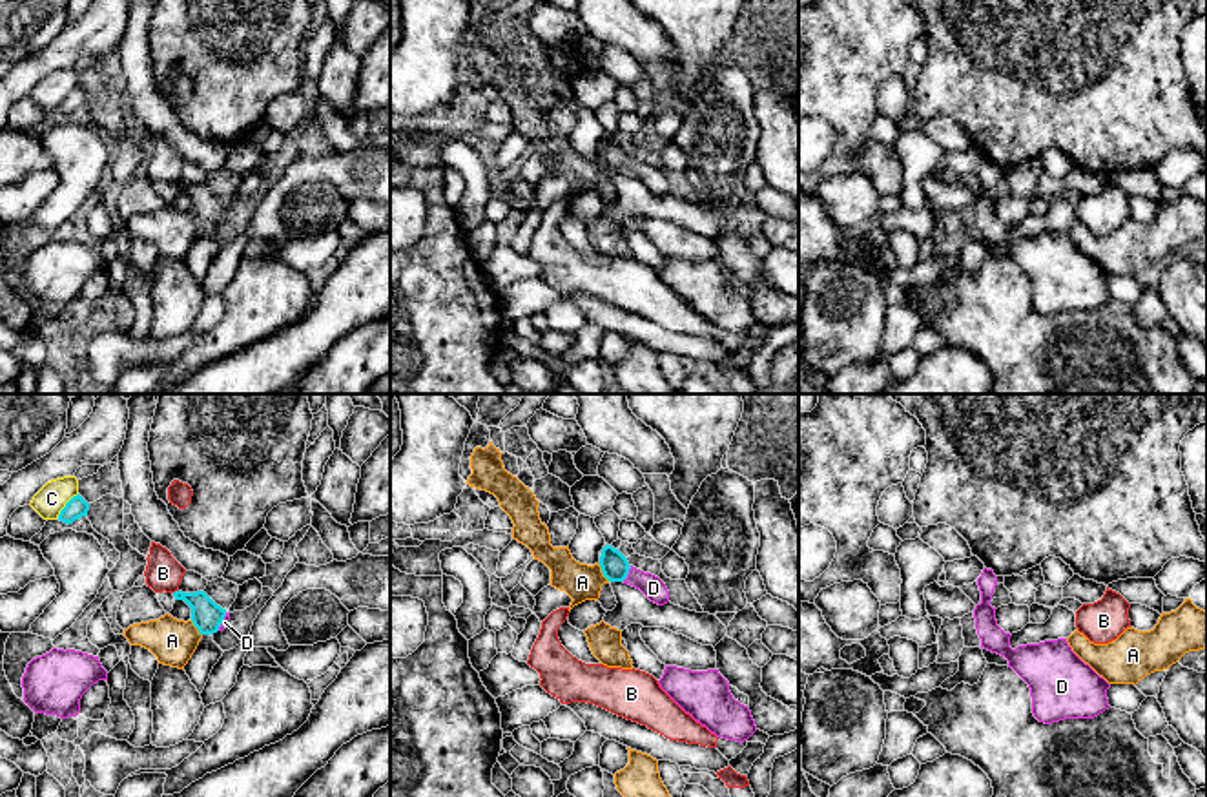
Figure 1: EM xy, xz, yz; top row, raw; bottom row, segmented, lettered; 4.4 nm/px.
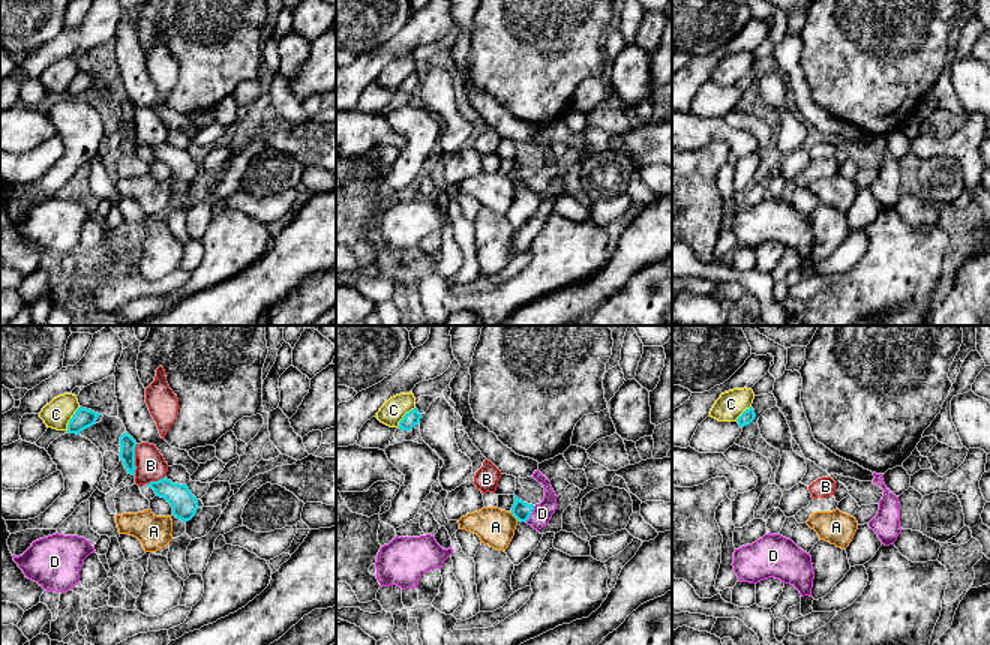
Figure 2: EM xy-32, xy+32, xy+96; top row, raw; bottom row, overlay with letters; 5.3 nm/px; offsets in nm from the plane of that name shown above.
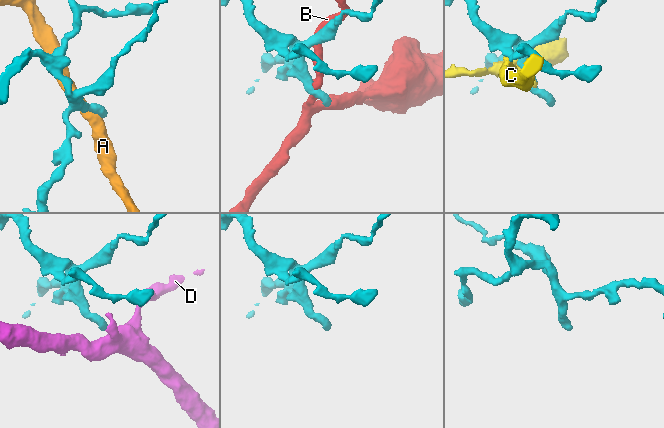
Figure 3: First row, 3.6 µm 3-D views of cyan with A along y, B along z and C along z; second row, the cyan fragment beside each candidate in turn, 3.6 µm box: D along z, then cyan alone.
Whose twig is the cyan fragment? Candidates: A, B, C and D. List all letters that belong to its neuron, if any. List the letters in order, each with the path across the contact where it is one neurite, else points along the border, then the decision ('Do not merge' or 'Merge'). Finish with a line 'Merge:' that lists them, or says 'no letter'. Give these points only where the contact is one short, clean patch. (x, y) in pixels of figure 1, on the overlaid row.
A: Boundary: xz (598, 564), (609, 580). Do not merge
B: Boundary: xy (177, 589), (174, 593). Do not merge
C: Do not merge
D: Path across: xz (615, 566), (628, 573), (653, 588). Merge
Merge: D

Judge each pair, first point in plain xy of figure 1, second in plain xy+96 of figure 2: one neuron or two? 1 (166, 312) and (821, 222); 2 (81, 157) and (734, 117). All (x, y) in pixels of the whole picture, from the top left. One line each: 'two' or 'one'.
1: one
2: one

